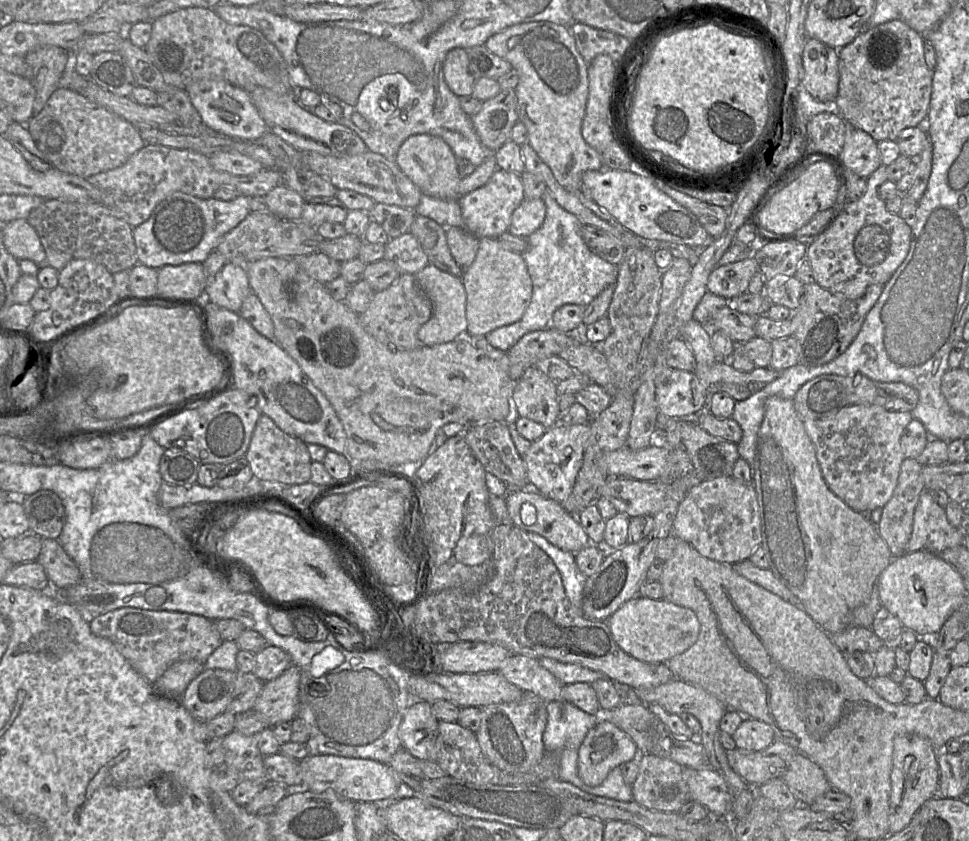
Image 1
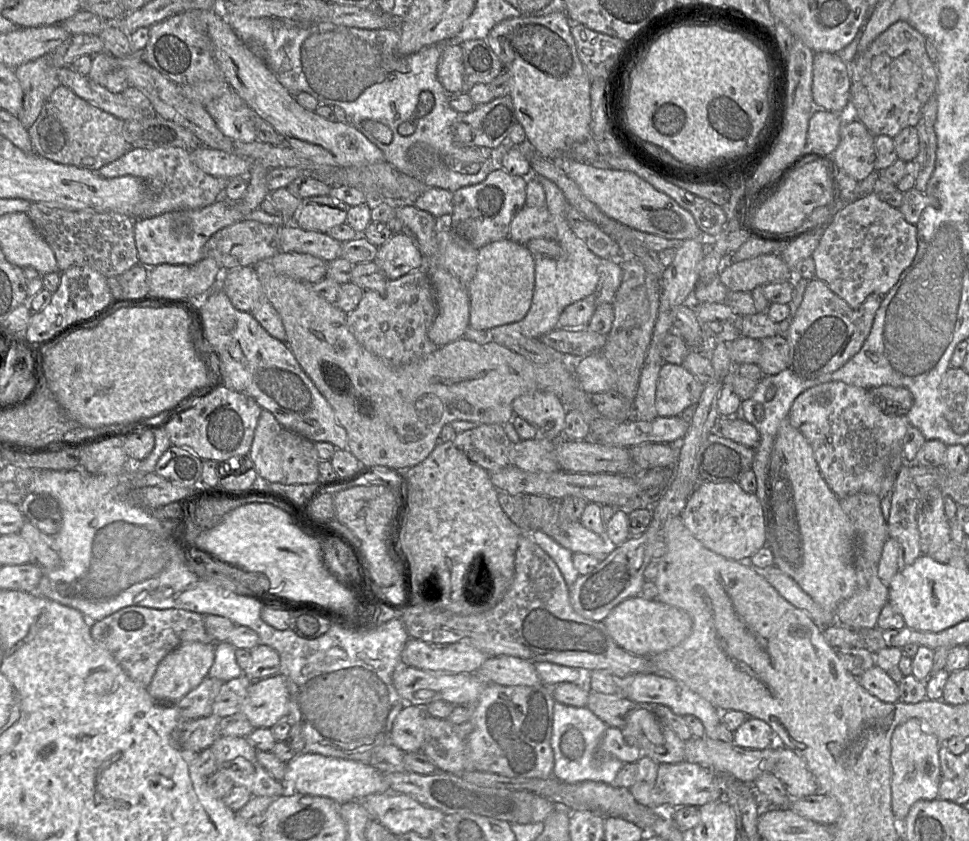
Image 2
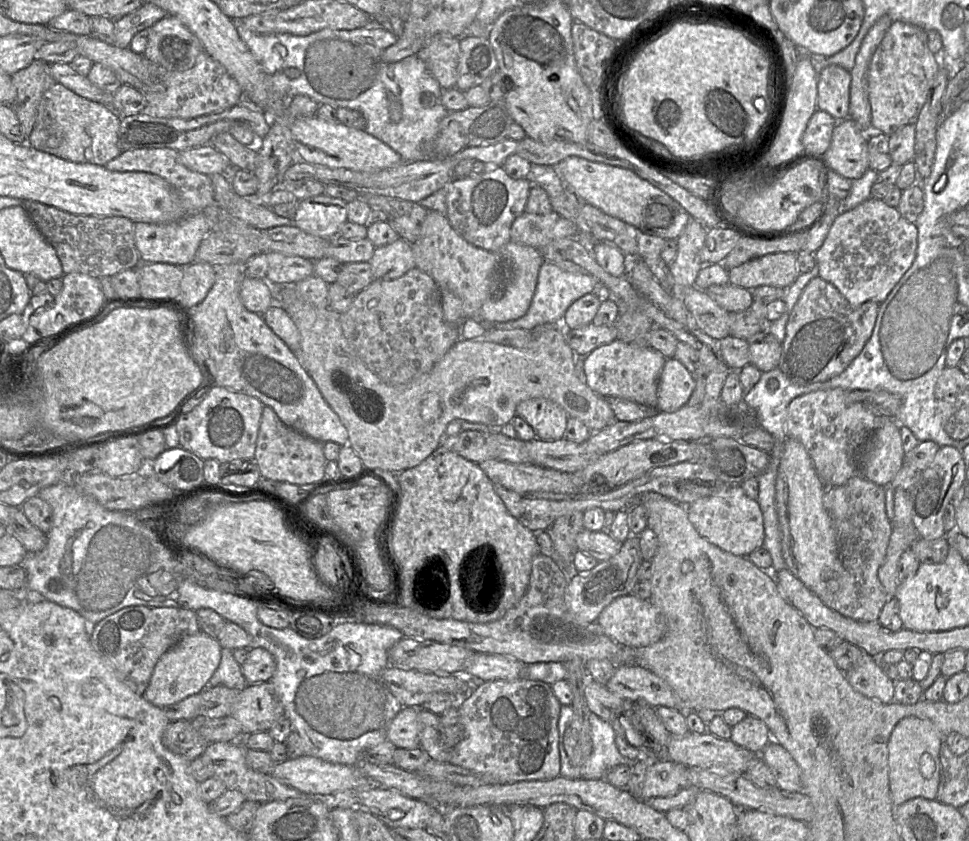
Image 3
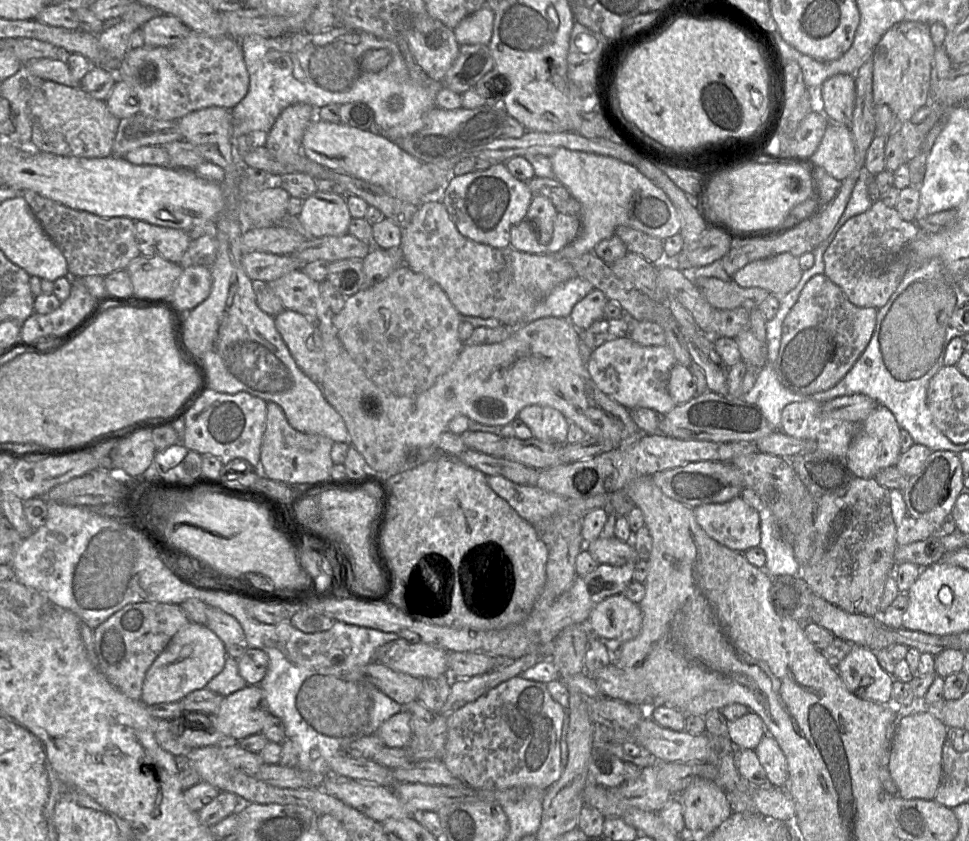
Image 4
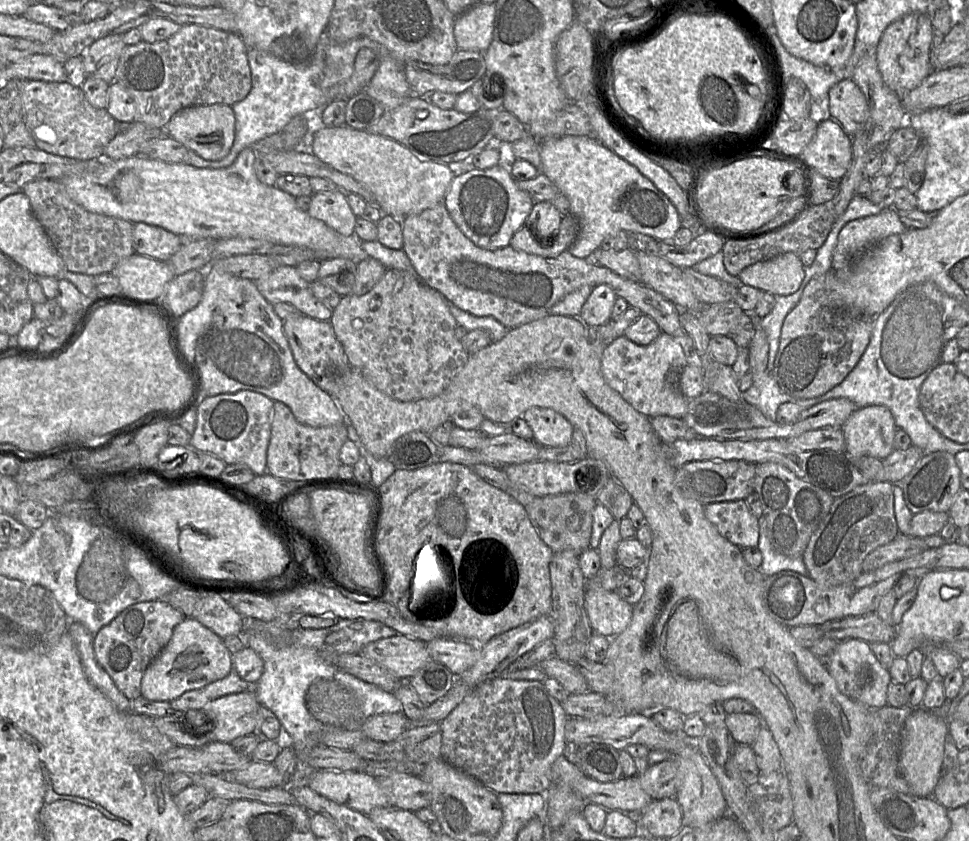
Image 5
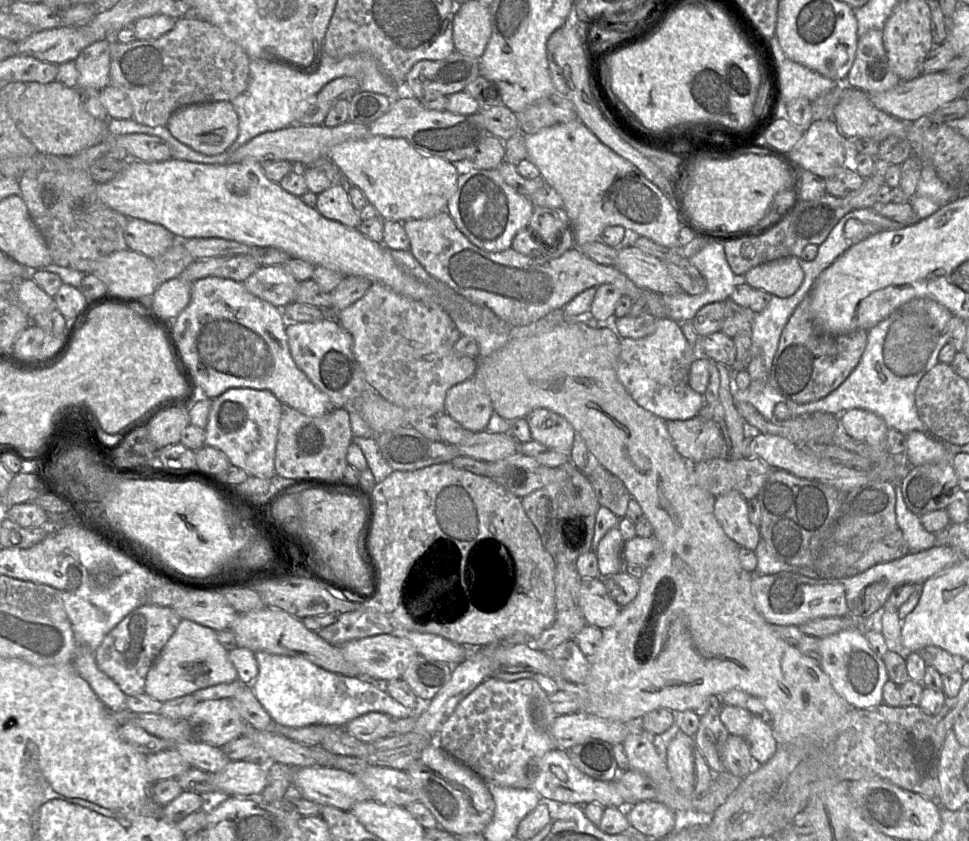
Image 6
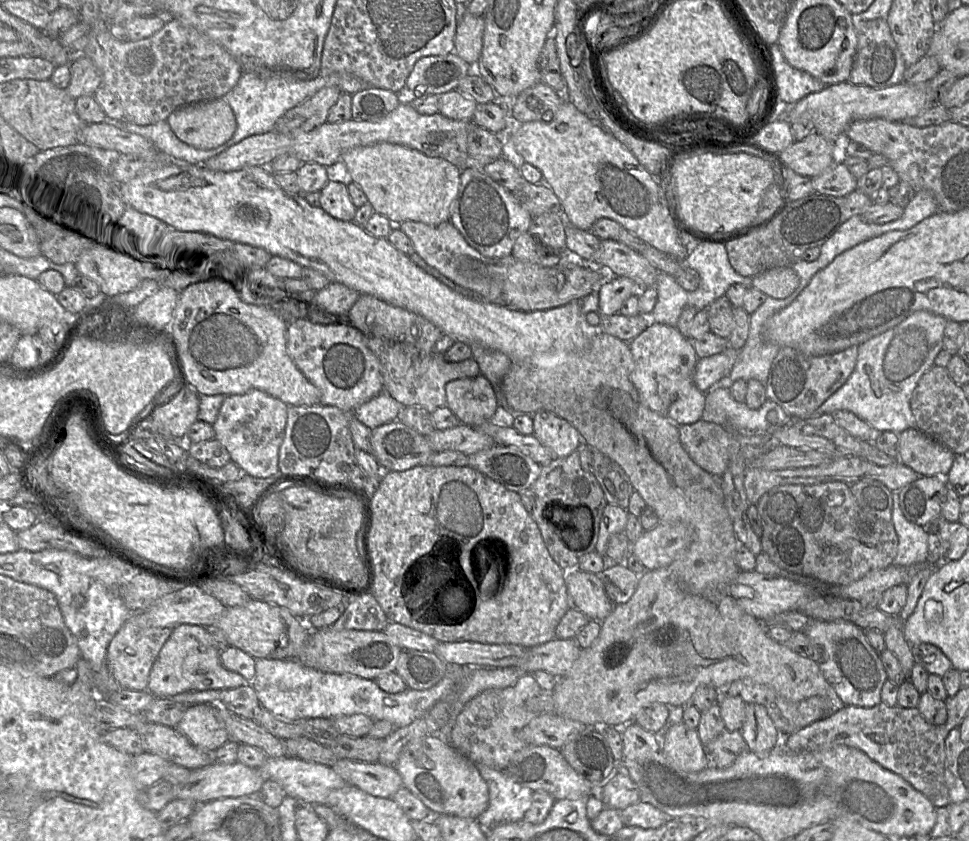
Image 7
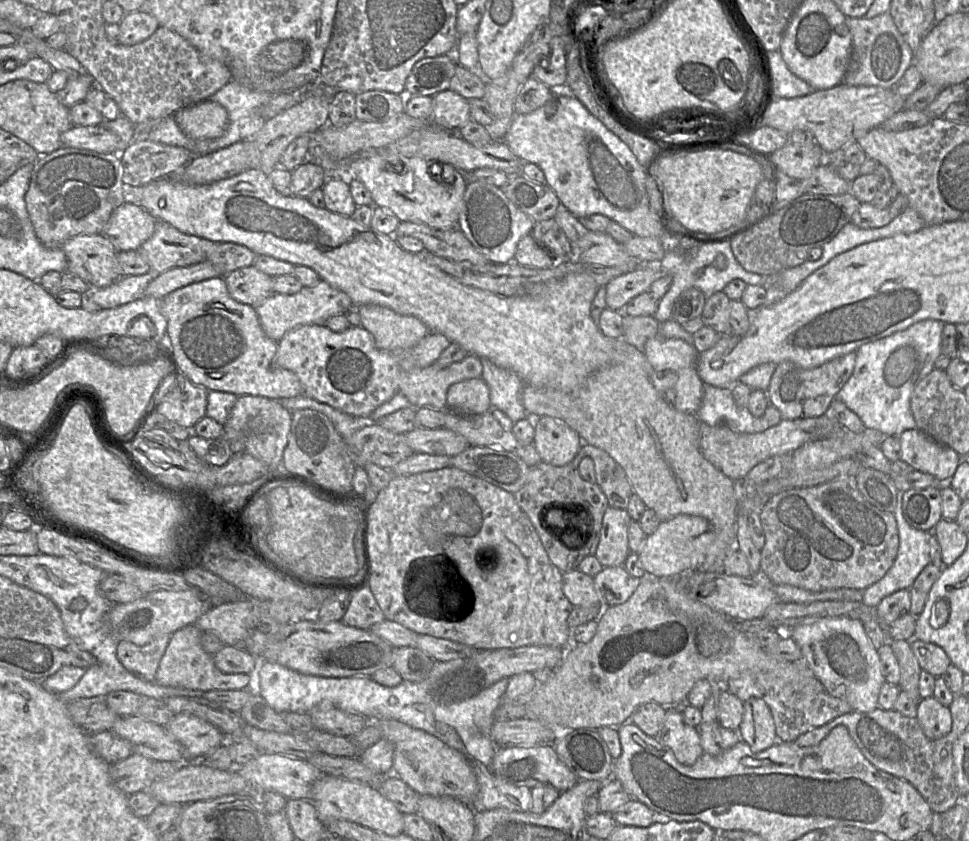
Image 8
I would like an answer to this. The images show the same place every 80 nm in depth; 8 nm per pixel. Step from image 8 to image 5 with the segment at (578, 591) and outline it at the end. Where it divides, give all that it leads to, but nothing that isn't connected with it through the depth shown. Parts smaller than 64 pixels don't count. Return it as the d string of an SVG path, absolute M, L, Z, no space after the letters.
M587 588L584 607L593 633L609 639L623 632L631 622L633 605L623 600L616 591Z

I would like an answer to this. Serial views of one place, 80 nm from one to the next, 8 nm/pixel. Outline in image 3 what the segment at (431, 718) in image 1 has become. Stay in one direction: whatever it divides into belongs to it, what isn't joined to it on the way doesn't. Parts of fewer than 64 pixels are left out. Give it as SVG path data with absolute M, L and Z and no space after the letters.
M402 708L389 725L387 740L401 749L419 747L418 708Z

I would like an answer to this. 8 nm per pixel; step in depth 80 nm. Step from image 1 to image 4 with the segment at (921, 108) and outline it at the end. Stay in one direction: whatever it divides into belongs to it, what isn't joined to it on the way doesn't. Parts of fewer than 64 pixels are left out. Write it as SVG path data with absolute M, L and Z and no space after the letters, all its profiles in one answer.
M901 21L894 24L882 36L872 54L874 105L889 106L900 123L909 121L920 107L930 101L930 78L935 49L928 24L917 21Z

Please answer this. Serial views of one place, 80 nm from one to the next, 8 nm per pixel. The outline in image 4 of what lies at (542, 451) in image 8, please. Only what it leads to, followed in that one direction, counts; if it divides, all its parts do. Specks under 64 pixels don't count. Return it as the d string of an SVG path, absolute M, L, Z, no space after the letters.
M528 405L518 417L530 428L533 437L546 443L564 445L567 442L569 420L550 406Z

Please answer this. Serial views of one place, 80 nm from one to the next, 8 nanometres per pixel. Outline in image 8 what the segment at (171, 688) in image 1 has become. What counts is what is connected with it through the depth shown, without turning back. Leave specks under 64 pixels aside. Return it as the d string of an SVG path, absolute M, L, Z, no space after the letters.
M188 625L171 637L165 653L159 663L154 681L161 686L186 688L192 690L241 690L255 685L252 674L228 674L220 671L214 663L213 656L201 646L202 632L196 625Z

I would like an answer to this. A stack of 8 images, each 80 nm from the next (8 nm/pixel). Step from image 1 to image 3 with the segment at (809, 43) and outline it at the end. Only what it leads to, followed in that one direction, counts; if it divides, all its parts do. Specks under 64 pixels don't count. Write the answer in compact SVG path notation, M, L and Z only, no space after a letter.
M829 65L818 75L817 109L827 112L836 120L849 117L850 71Z

